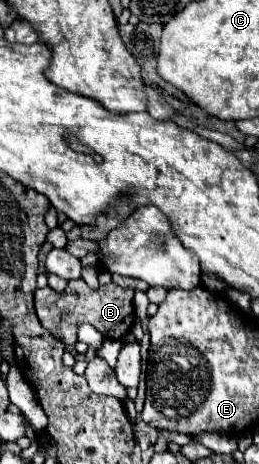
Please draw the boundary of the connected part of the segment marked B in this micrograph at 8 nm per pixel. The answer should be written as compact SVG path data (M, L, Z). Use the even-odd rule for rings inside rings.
M69 281L67 291L57 293L51 287L35 291L35 311L41 325L65 345L77 343L77 329L83 323L93 325L105 339L123 339L133 323L135 323L135 309L133 309L133 289L121 289L115 283L101 285L99 289L91 289L85 281Z

